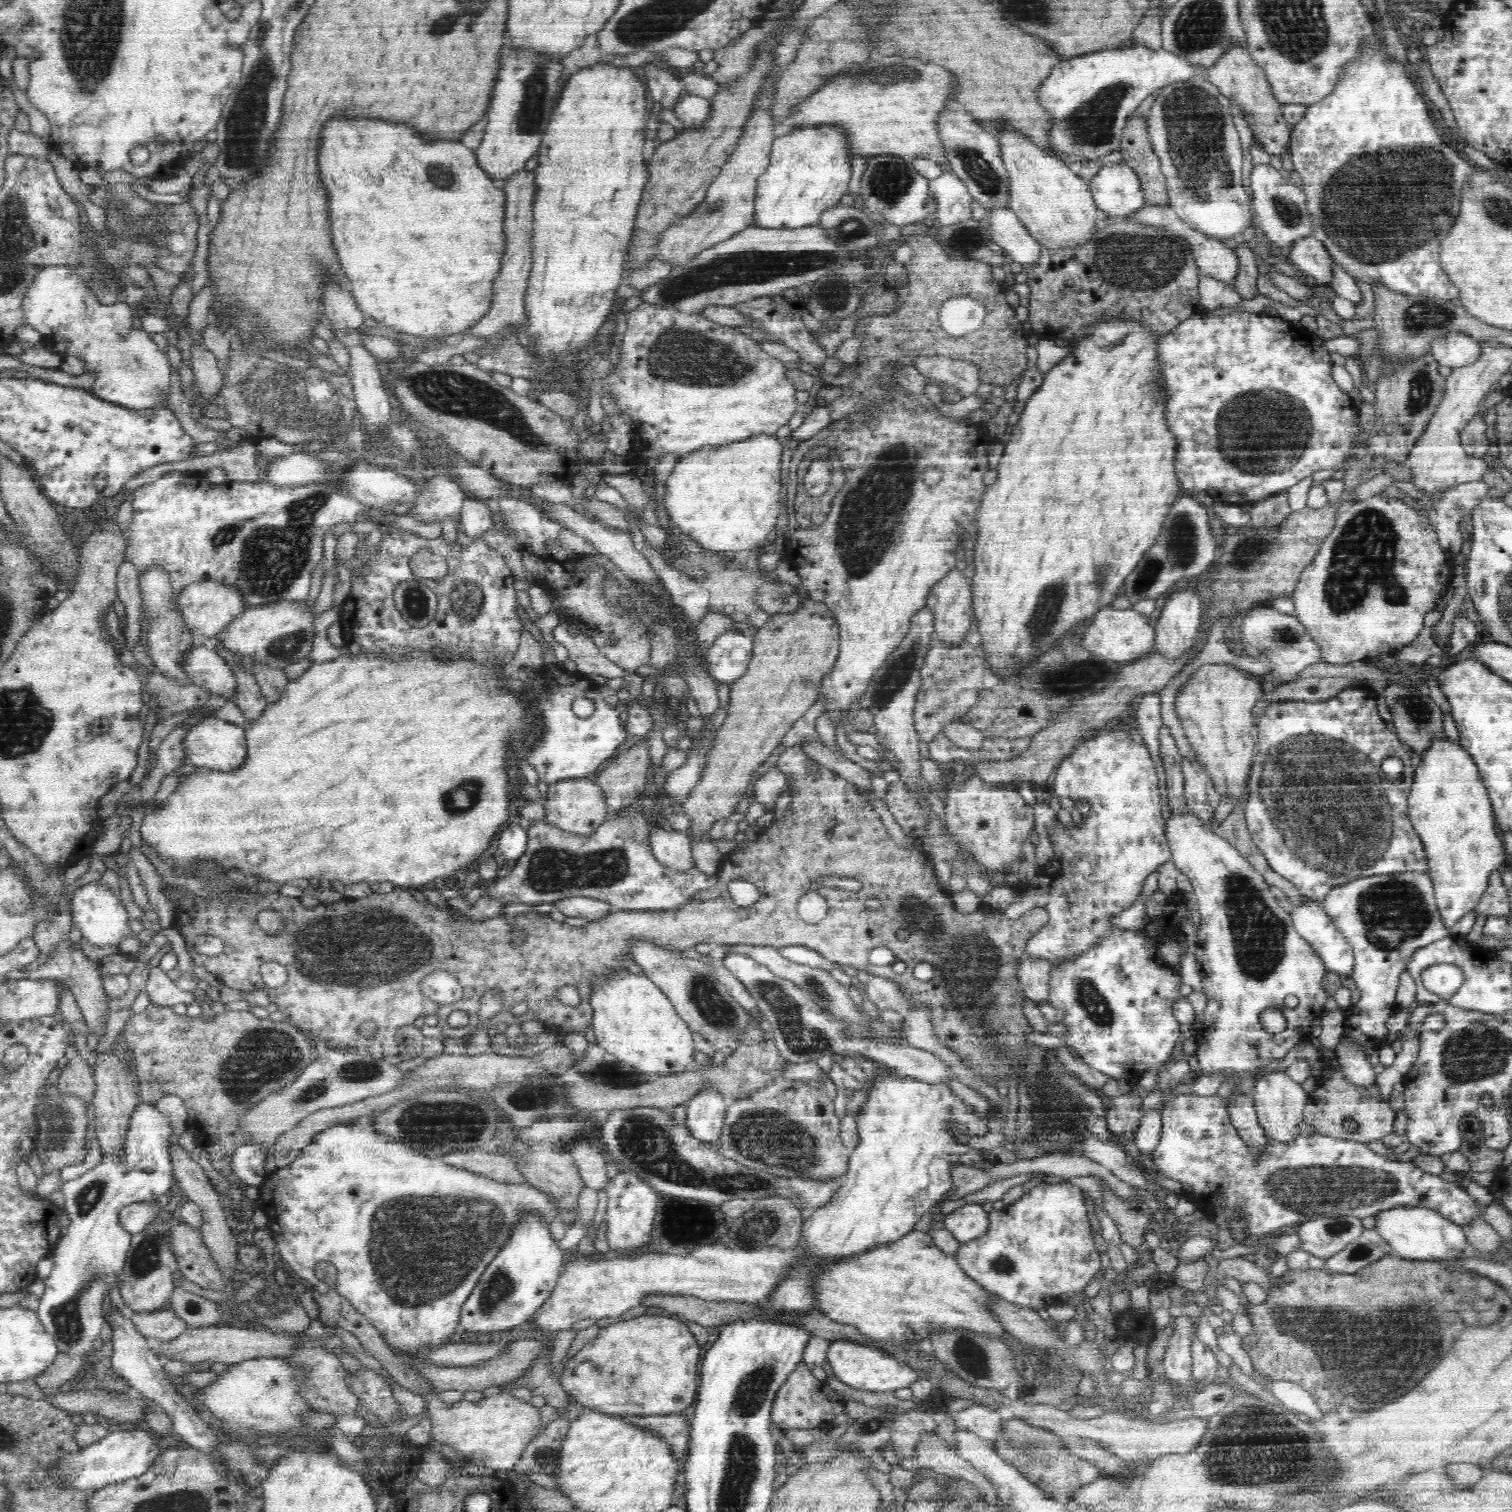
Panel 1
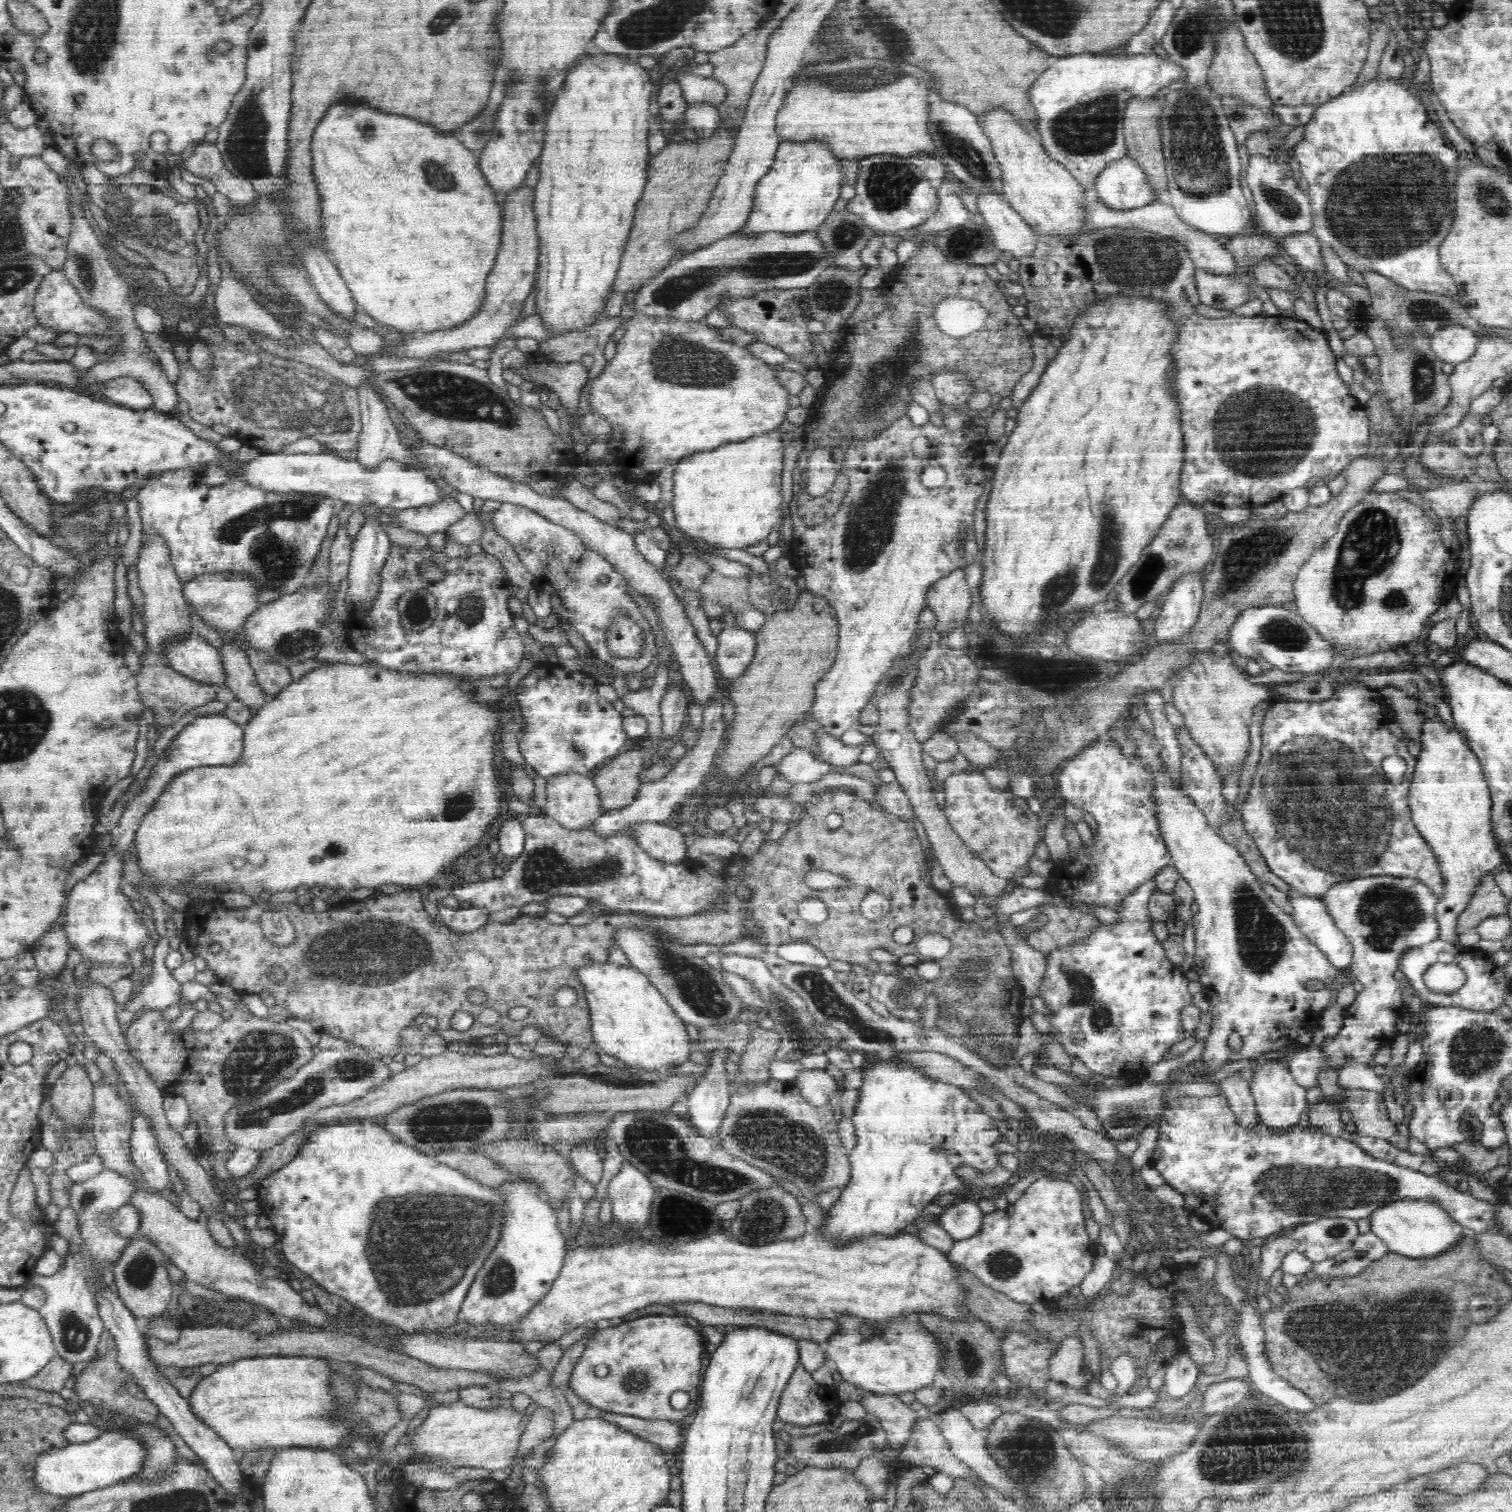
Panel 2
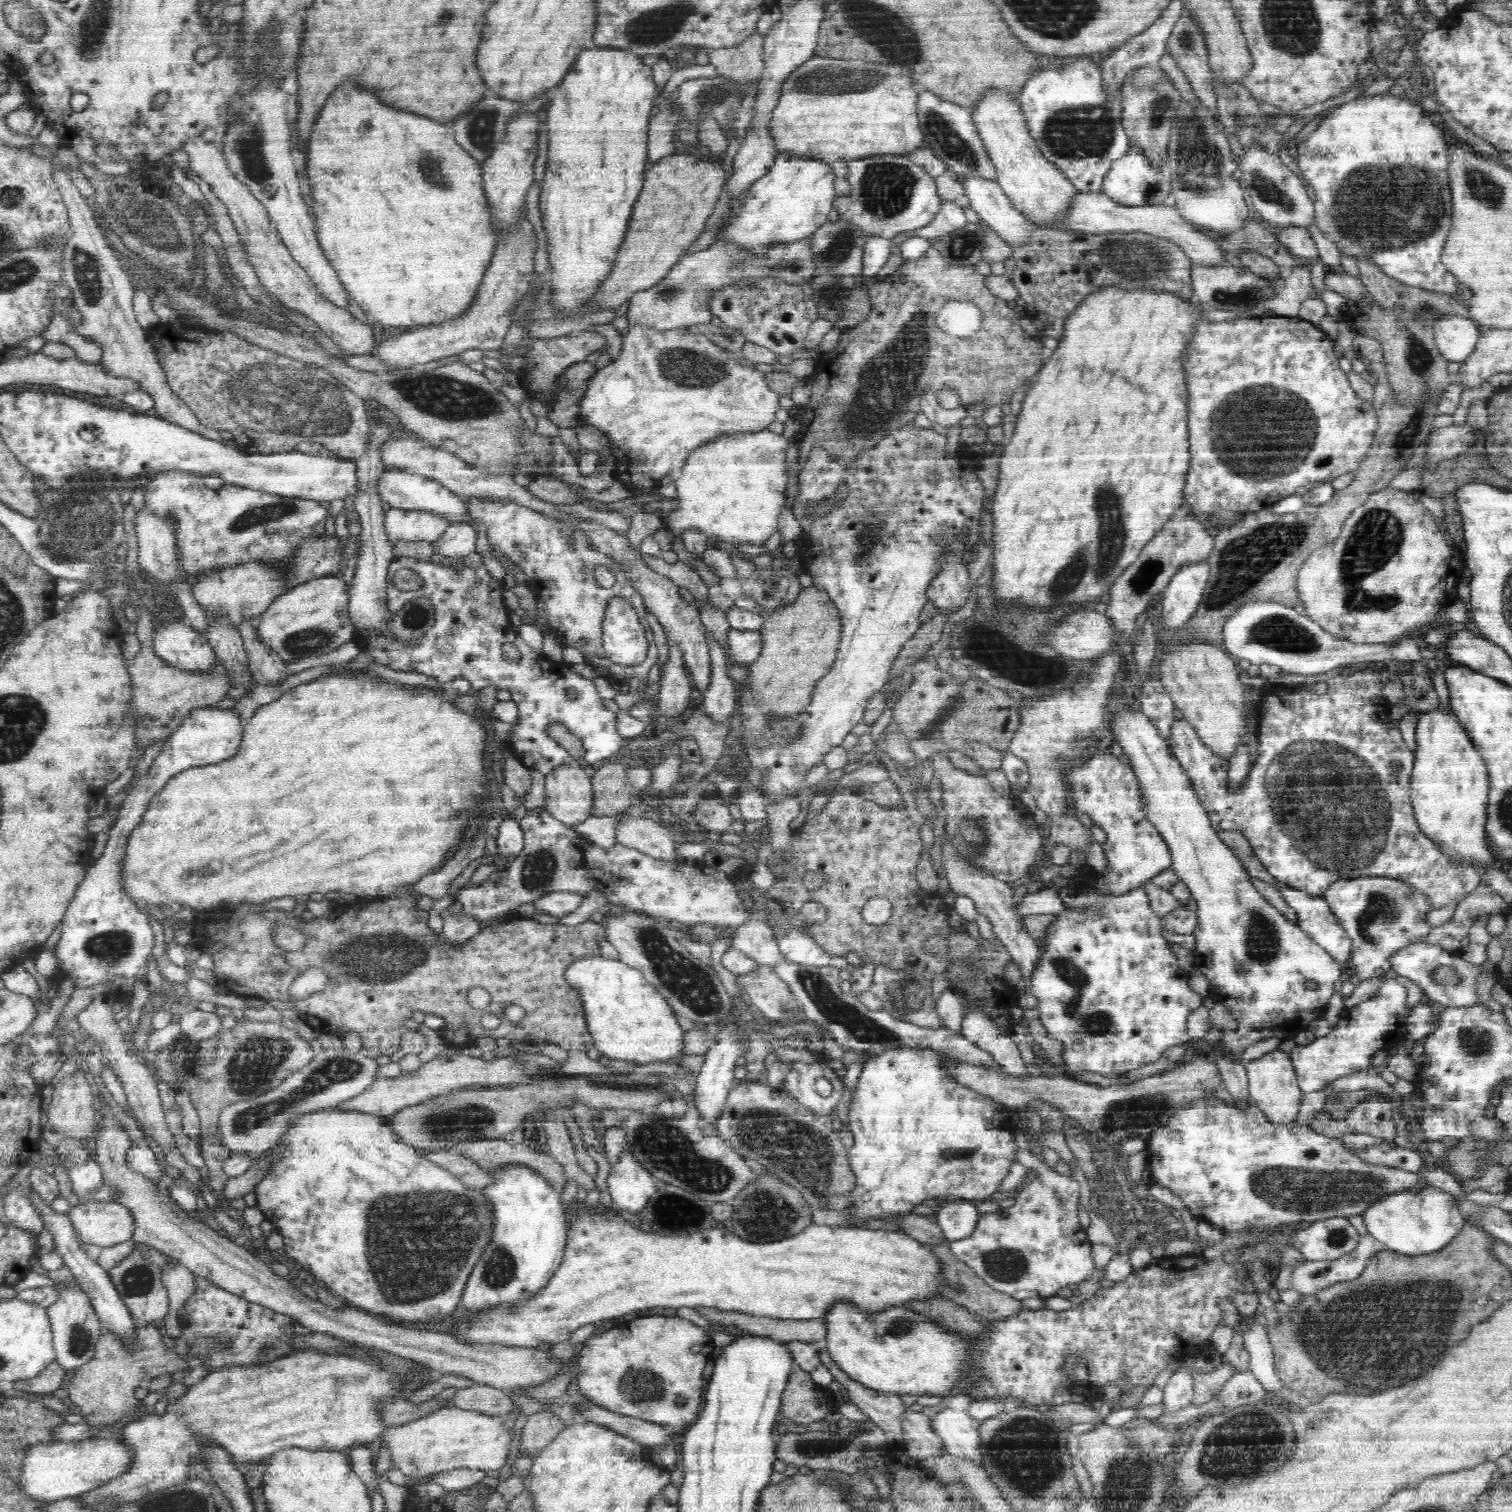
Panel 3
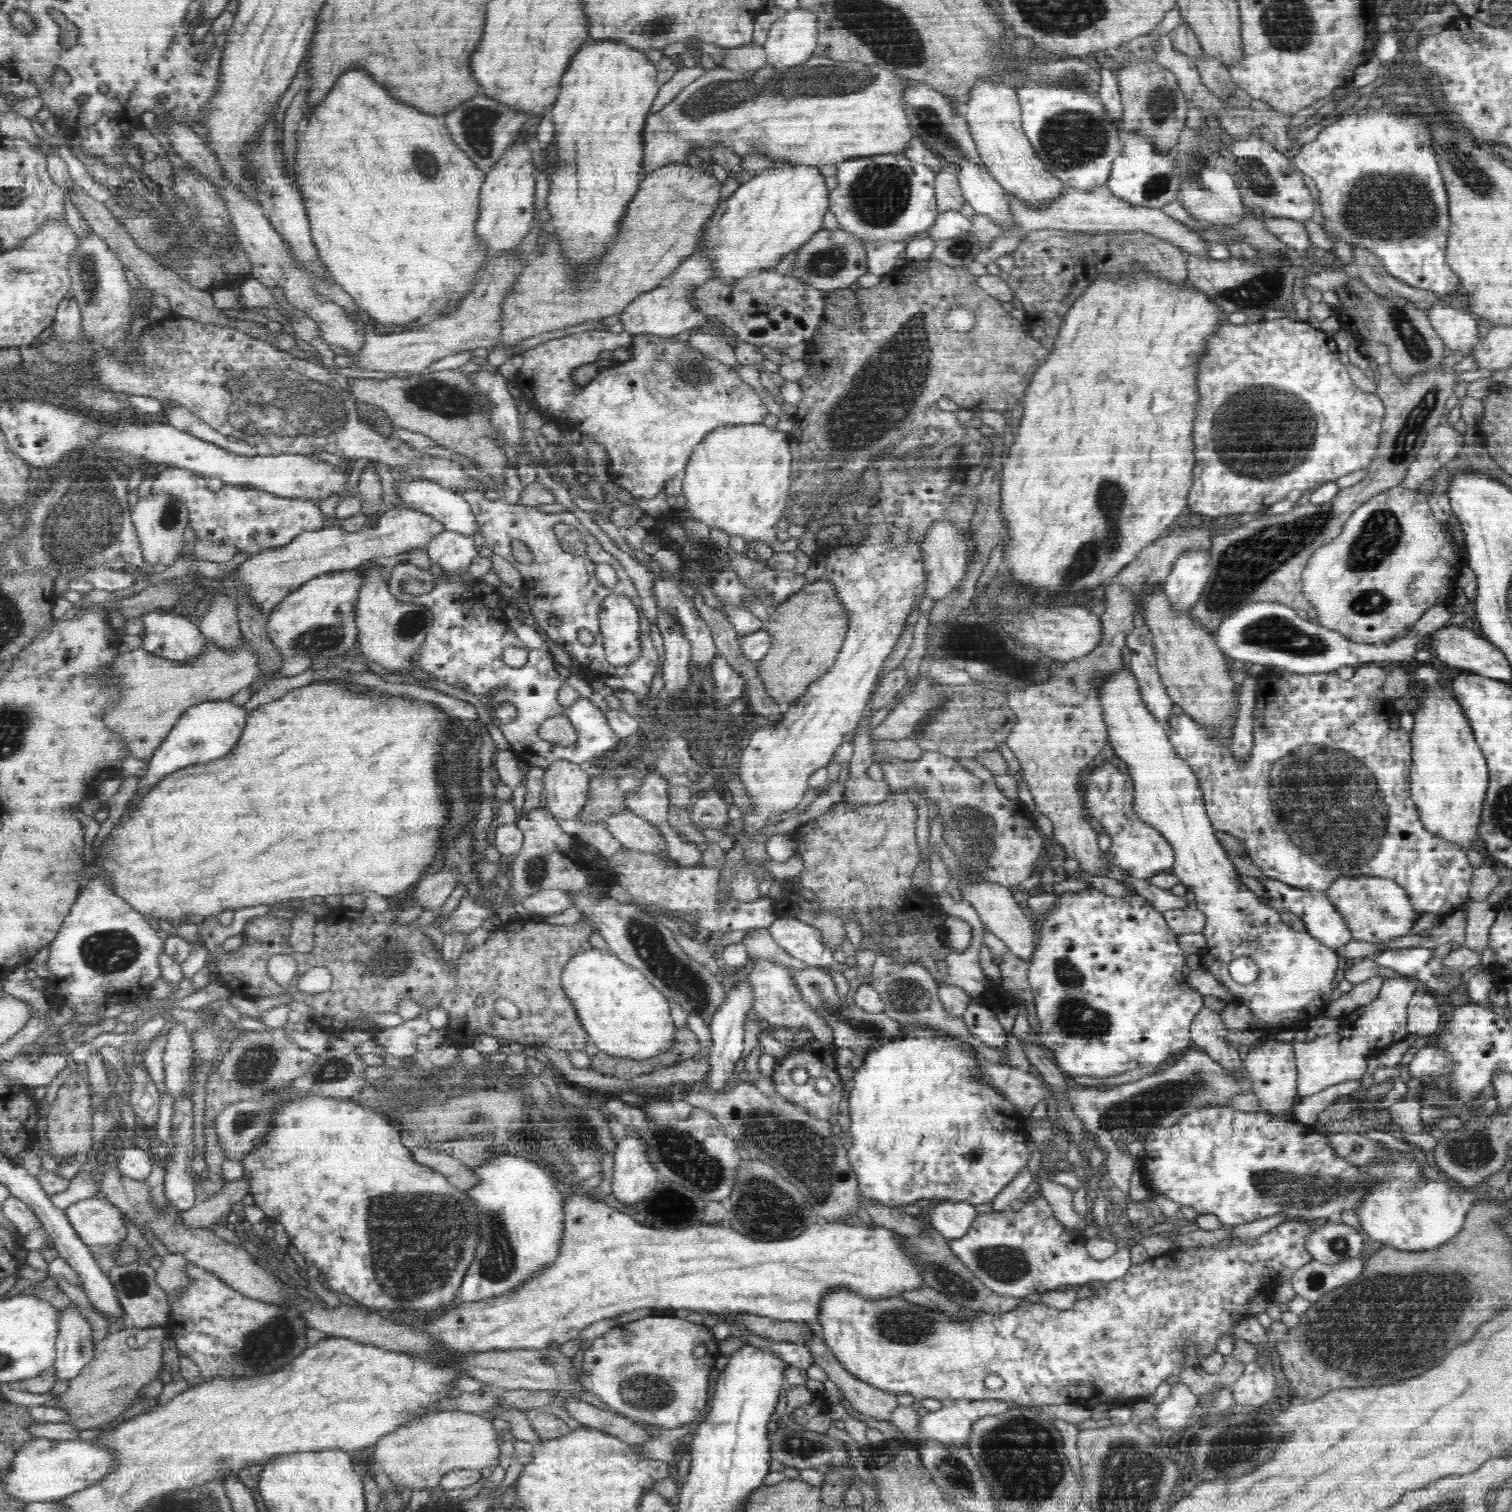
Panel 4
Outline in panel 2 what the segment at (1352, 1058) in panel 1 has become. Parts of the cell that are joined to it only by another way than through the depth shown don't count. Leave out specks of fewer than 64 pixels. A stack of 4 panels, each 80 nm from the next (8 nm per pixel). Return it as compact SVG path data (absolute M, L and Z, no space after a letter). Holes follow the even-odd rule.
M1349 1063L1342 1071L1339 1072L1337 1084L1344 1088L1356 1088L1372 1090L1374 1092L1386 1092L1386 1083L1382 1077L1374 1073L1373 1068L1368 1064Z

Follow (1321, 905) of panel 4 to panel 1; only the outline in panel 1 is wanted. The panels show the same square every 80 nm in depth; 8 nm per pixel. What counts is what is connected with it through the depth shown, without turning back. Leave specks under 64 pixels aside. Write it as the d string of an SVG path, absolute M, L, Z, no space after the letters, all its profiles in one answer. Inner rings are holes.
M1306 901L1304 904L1293 907L1290 914L1296 932L1308 942L1309 948L1312 949L1312 952L1316 953L1321 964L1324 964L1325 970L1335 972L1340 976L1350 976L1355 968L1352 947L1333 923L1333 920L1328 916L1328 913L1324 912L1324 909L1321 908L1320 902Z

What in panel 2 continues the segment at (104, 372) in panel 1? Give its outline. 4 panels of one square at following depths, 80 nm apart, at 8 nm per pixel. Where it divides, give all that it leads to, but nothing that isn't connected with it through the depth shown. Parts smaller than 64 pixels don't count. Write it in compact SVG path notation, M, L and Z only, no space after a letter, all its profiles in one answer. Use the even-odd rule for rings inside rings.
M56 268L49 271L40 282L40 288L36 290L36 298L32 302L33 315L37 324L44 327L60 330L60 332L74 332L74 334L98 334L102 336L108 332L108 324L102 316L96 314L96 308L87 306L80 298L77 288L72 286L70 278L62 272L56 272ZM128 374L104 381L101 391L106 398L134 410L148 409L153 406L153 399L146 386Z

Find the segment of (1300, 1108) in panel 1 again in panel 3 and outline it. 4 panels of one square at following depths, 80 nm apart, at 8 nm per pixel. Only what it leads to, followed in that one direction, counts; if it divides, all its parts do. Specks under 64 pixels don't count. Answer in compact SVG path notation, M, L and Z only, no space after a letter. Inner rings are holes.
M1277 1048L1269 1054L1250 1060L1250 1064L1245 1067L1245 1070L1248 1074L1252 1103L1264 1113L1265 1120L1270 1121L1273 1125L1288 1125L1294 1122L1298 1116L1304 1092L1299 1087L1291 1055Z

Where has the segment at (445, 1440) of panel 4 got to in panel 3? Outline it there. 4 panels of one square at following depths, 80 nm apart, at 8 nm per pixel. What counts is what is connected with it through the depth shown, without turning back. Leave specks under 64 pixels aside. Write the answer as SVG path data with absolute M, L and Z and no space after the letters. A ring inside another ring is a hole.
M441 1407L422 1418L403 1424L402 1426L387 1428L380 1436L378 1442L386 1444L390 1451L391 1469L399 1470L410 1481L424 1481L432 1483L434 1475L449 1472L458 1468L475 1470L504 1470L506 1456L512 1444L512 1434L500 1426L502 1418L490 1418L490 1414L482 1411L464 1410L462 1407Z

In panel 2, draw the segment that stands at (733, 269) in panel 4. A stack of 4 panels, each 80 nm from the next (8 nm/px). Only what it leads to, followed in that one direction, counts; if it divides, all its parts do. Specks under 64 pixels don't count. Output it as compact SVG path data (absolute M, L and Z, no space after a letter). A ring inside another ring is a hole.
M810 138L804 142L781 141L769 172L756 183L753 210L746 224L737 234L752 235L762 232L798 234L815 230L833 212L840 196L840 184L845 176L840 172L838 160L831 153L827 140Z

